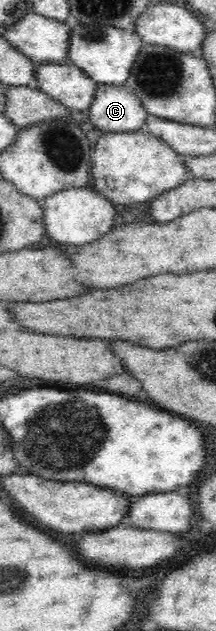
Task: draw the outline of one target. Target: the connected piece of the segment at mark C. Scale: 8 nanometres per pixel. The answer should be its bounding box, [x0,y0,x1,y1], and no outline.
[85,84,148,134]

